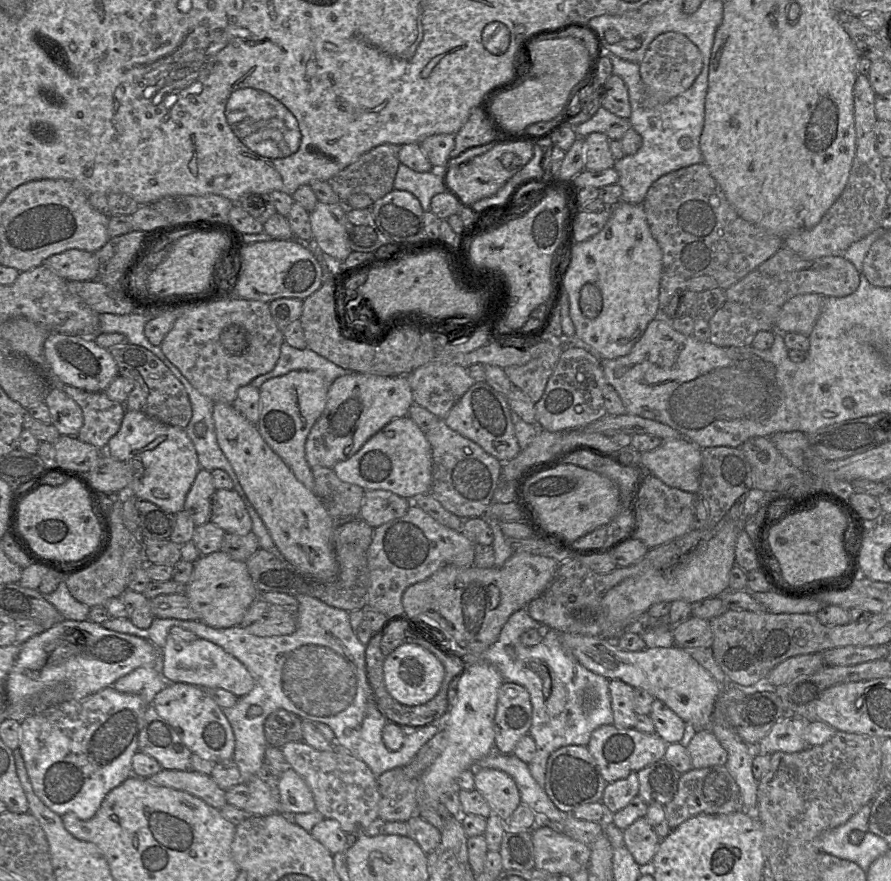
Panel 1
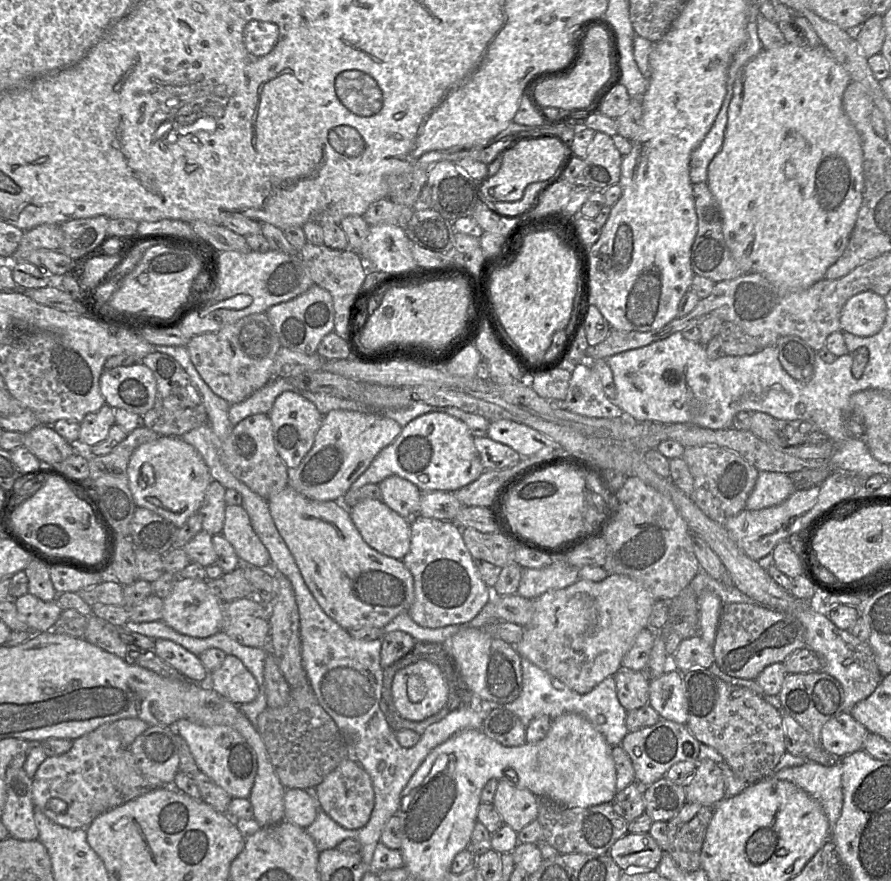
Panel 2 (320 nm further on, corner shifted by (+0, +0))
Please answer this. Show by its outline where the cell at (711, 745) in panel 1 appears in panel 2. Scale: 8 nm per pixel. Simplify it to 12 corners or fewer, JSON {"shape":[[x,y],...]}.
{"shape":[[699,760],[686,802],[714,807],[726,797],[722,769]]}

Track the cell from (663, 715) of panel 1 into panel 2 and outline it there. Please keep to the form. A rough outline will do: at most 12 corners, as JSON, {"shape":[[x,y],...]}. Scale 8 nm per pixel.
{"shape":[[682,672],[649,682],[648,704],[661,719],[686,725]]}

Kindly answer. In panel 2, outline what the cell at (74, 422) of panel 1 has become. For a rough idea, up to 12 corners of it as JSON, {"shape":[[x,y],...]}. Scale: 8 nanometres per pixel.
{"shape":[[105,403],[81,420],[78,443],[92,447],[107,437],[114,409]]}

